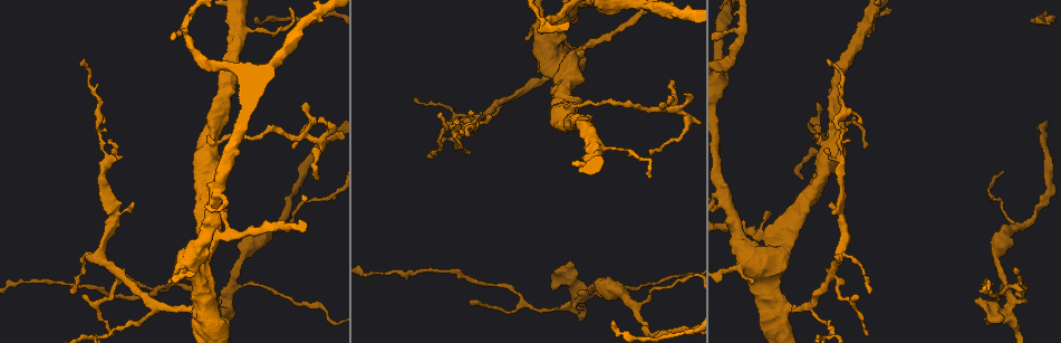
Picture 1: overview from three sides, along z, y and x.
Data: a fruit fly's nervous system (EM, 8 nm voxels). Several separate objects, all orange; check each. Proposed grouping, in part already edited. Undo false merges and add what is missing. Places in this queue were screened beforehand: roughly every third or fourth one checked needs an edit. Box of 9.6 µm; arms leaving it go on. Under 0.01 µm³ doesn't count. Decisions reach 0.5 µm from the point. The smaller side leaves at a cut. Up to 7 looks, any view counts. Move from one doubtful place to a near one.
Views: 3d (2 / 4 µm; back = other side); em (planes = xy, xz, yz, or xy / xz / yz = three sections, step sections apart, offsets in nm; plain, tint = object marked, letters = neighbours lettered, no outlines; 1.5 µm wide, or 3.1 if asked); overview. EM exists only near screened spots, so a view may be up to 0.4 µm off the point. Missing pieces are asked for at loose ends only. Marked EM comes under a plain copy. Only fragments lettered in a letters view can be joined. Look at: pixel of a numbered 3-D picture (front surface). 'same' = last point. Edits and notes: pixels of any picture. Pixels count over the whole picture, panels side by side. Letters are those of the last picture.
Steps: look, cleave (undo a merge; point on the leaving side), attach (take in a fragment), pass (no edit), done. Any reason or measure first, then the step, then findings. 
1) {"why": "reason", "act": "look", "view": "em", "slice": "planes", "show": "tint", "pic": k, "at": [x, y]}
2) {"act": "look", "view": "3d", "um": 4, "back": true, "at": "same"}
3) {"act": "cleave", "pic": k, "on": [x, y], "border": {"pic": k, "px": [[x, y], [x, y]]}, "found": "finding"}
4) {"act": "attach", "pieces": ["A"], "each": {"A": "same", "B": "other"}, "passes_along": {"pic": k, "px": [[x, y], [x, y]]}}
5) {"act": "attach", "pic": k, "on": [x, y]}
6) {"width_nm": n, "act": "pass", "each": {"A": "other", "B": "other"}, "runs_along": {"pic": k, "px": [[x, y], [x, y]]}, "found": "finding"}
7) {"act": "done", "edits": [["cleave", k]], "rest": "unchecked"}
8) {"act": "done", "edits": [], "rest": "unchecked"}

{"why": "sudden change in width", "act": "look", "view": "em", "slice": "yz", "step": 8, "show": "tint", "pic": 1, "at": [824, 145]}

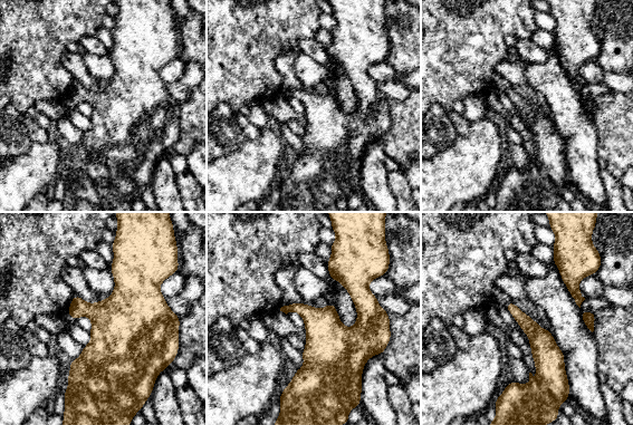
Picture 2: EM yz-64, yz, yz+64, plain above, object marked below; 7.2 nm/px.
{"act": "look", "view": "em", "slice": "planes", "show": "letters", "at": "same"}

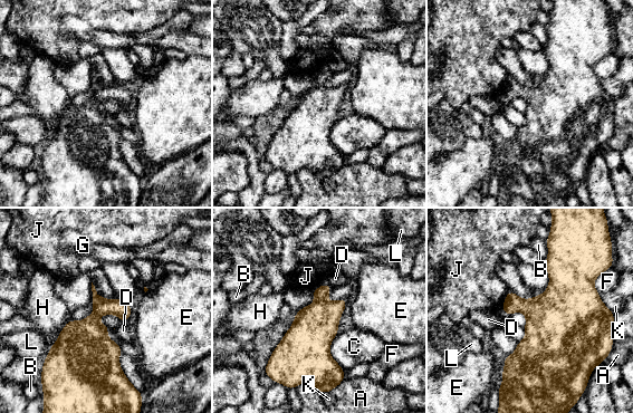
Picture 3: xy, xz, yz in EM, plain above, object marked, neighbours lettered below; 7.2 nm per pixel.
{"act": "pass", "each": {"A": "other", "B": "other", "C": "other", "D": "other", "E": "other", "F": "other", "G": "other", "H": "other", "J": "other", "K": "other", "L": "other"}, "border": {"pic": 3, "px": [[326, 282], [332, 288]]}, "found": "continuous, no second neuron"}

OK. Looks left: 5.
{"why": "an open end", "act": "look", "view": "em", "slice": "planes", "show": "letters", "pic": 1, "at": [133, 204]}

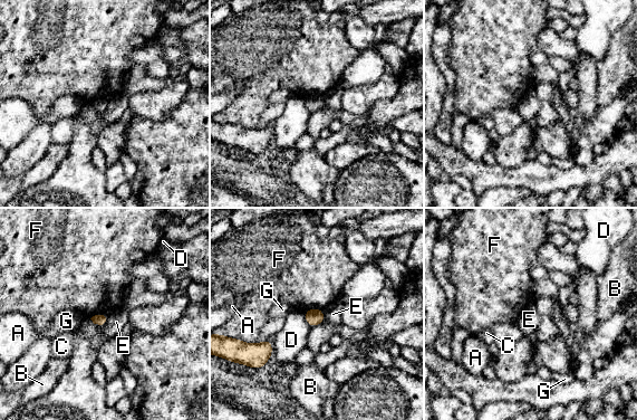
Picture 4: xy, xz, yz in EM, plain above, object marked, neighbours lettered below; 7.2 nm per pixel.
{"act": "pass", "each": {"A": "other", "B": "other", "C": "other", "D": "other", "E": "other", "F": "other", "G": "other"}, "border": {"pic": 4, "px": [[108, 316], [100, 327]]}, "found": "none of them fits"}

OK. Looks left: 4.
{"why": "branch stops here", "act": "look", "view": "3d", "um": 2, "pic": 1, "at": [439, 115]}

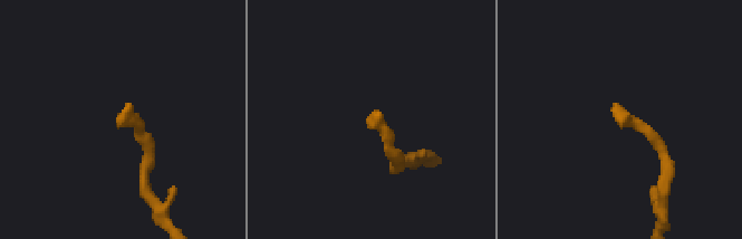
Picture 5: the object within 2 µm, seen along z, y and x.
{"act": "look", "view": "em", "slice": "planes", "show": "letters", "pic": 5, "at": [374, 112]}

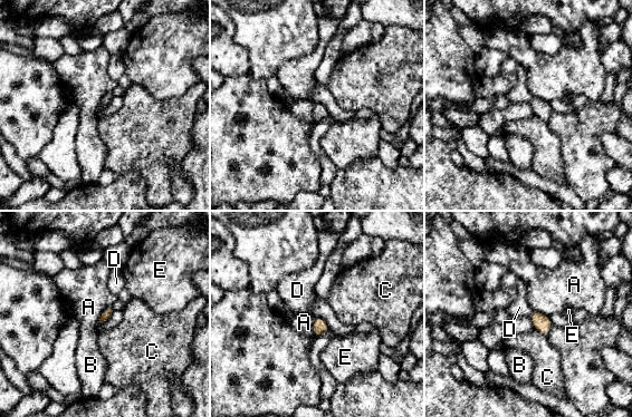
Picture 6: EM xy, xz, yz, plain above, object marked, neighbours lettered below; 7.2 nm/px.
{"longest_contact_nm": ["A", 140], "act": "attach", "pieces": ["D"], "each": {"A": "other", "B": "other", "C": "other", "D": "same", "E": "other"}, "found": "it goes on there"}

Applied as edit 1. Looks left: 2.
{"act": "done", "edits": [["attach", 6]], "rest": "unchecked"}

